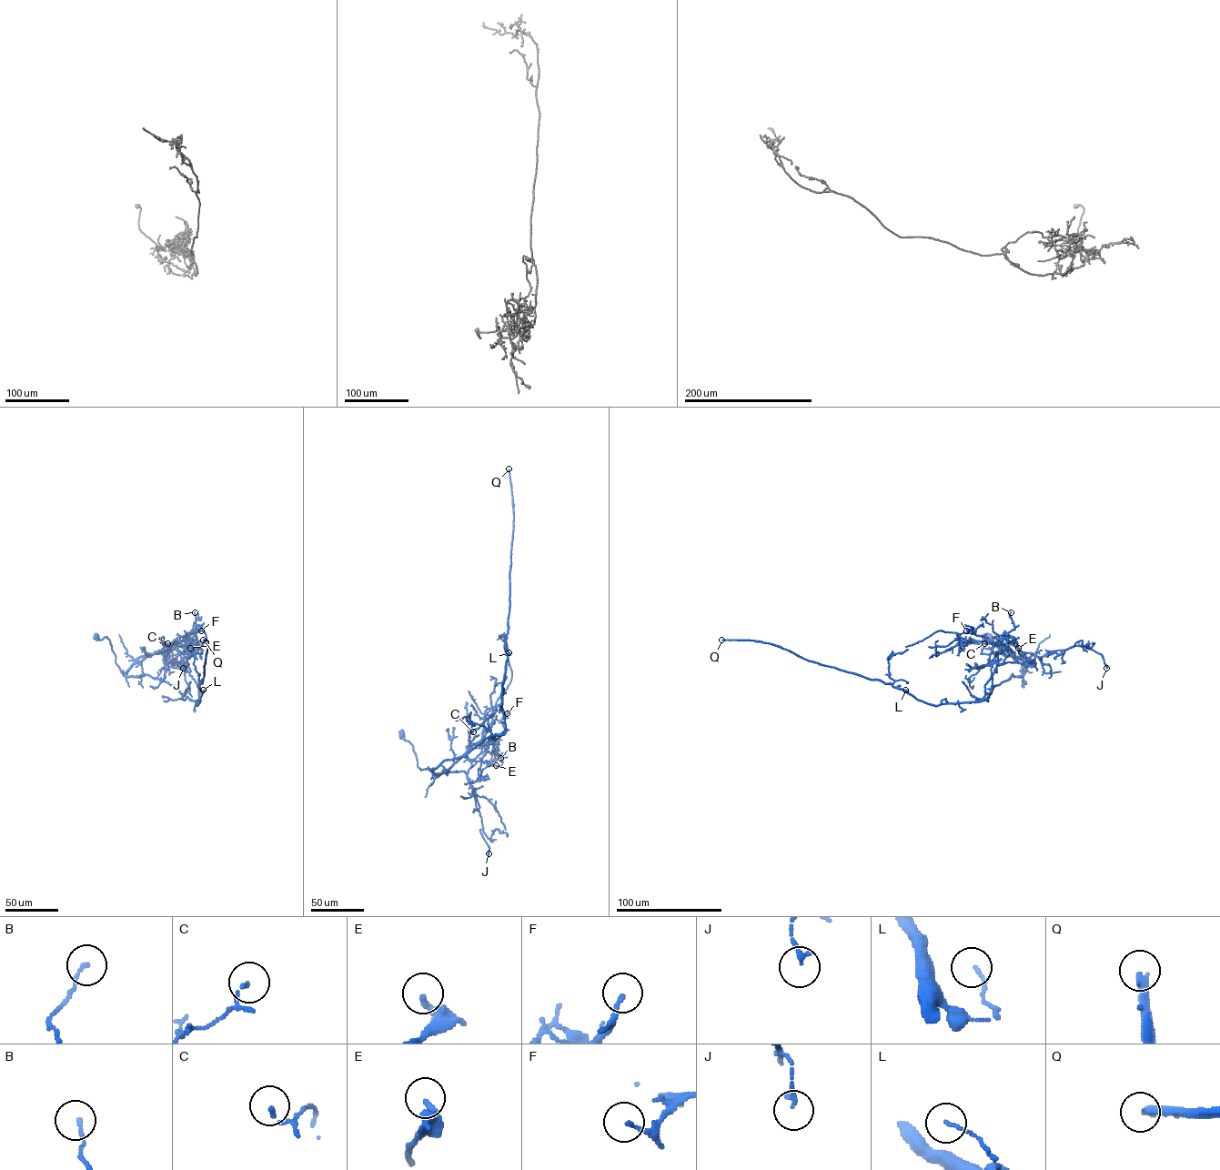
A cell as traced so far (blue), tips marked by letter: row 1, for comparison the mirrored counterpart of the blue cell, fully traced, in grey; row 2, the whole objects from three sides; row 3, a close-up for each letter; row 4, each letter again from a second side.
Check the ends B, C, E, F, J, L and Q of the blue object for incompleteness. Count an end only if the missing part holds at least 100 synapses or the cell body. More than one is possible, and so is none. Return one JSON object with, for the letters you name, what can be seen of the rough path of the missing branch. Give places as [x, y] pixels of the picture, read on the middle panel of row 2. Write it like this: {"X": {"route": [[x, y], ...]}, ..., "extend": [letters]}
{"extend": ["Q"]}

